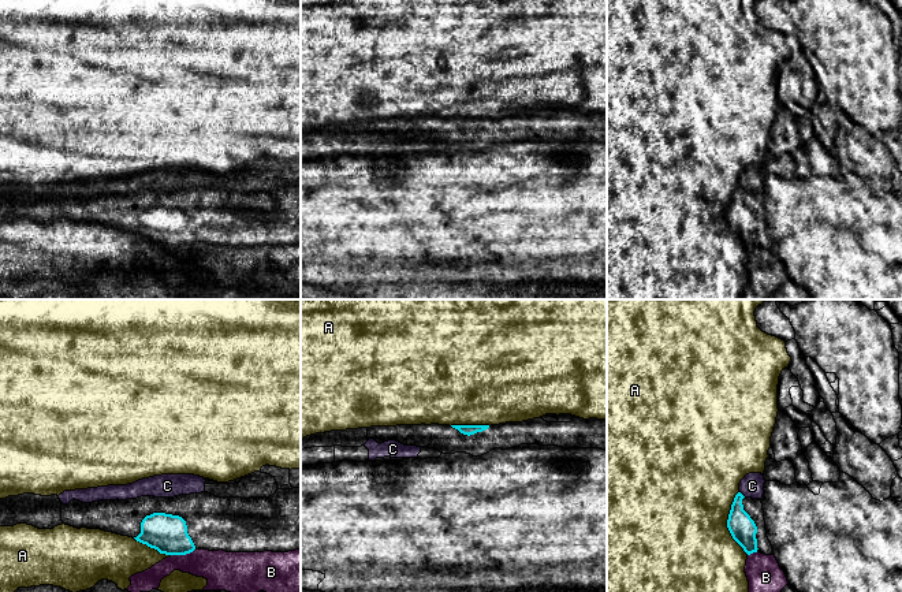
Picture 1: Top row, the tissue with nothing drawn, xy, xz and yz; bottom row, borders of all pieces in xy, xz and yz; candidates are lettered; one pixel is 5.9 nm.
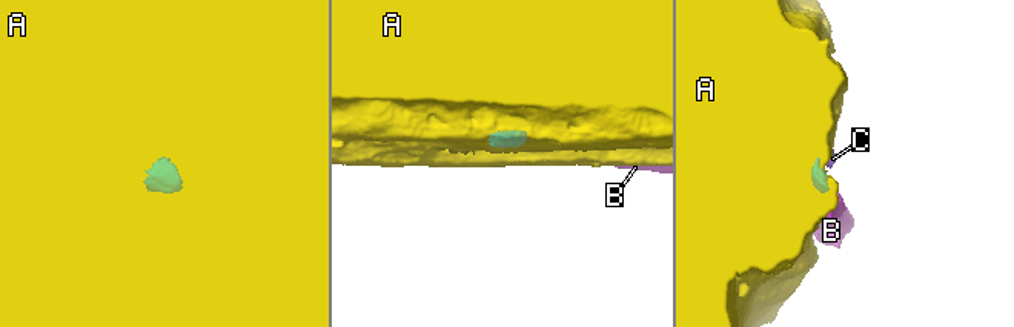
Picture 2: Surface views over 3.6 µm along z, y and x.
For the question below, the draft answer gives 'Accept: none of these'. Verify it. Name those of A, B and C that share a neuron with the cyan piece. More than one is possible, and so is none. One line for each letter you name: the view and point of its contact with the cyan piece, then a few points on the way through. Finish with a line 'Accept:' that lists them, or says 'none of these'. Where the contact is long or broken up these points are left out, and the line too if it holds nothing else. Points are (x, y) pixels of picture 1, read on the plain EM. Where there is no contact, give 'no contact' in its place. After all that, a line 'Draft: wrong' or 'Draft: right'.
Accept: none of these
Draft: right

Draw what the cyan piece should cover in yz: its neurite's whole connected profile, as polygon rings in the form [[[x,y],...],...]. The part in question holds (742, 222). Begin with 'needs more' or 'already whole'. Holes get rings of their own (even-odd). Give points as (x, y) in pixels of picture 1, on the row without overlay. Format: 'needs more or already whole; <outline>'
needs more; [[[738,186],[731,198],[727,221],[733,232],[750,249],[761,245],[774,249],[767,231],[763,197],[760,193],[745,191]]]

